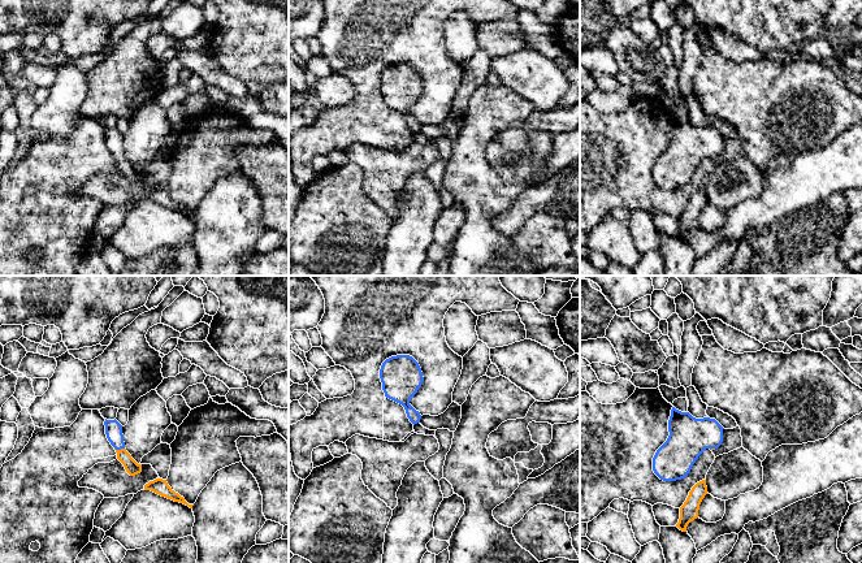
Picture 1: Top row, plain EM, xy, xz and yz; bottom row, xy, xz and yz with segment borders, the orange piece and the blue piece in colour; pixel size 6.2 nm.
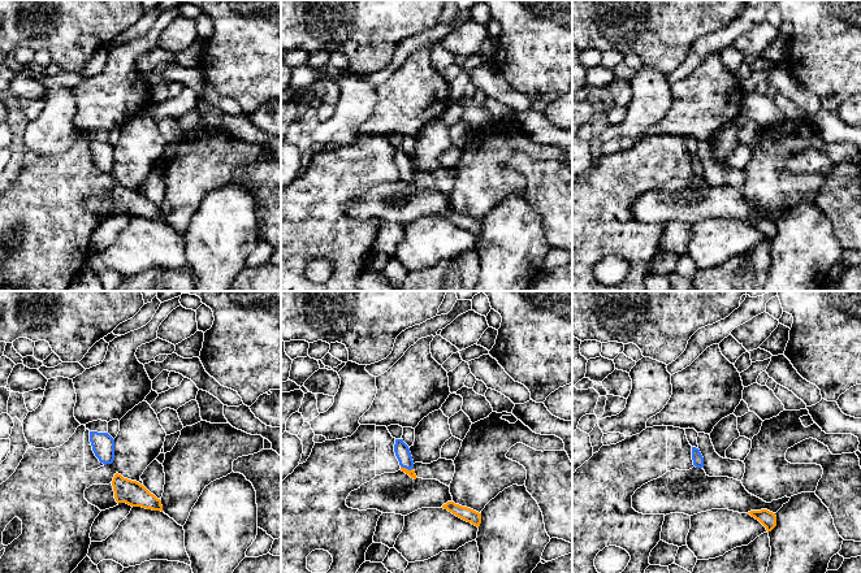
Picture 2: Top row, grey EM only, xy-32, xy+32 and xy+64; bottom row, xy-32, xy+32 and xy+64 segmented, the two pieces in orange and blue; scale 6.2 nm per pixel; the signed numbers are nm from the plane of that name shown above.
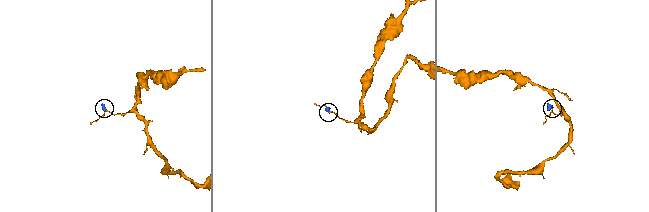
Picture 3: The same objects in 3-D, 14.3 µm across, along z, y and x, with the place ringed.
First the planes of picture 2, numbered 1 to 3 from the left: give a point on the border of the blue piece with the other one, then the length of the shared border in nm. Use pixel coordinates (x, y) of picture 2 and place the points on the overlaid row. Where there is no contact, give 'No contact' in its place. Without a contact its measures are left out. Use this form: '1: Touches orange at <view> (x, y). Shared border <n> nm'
1: No contact
2: Touches orange at xy+32 (407, 469). Shared border 80 nm
3: No contact

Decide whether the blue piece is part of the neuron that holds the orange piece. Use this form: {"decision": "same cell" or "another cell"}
{"decision": "same cell"}

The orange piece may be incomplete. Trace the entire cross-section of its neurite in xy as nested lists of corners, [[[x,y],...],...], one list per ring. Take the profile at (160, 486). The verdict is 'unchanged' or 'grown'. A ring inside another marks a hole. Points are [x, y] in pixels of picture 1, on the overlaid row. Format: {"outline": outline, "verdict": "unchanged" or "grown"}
{"outline": [[[156,478],[153,481],[150,481],[144,485],[144,490],[151,490],[161,497],[165,497],[168,499],[172,499],[174,502],[183,503],[192,508],[194,504],[189,504],[183,497],[181,497],[178,493],[176,493],[166,482],[166,480]]], "verdict": "unchanged"}

